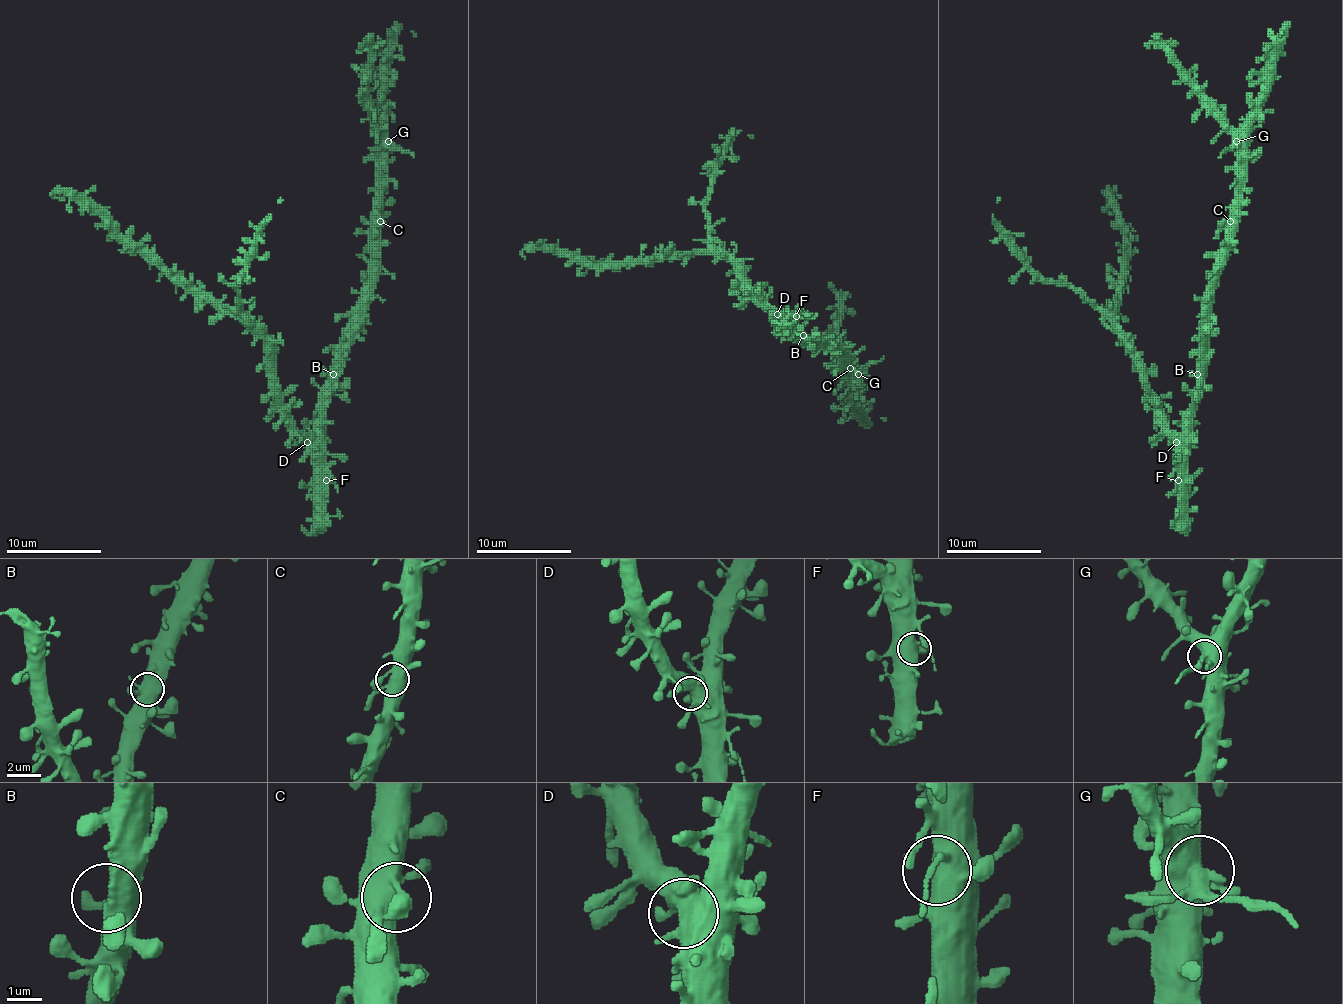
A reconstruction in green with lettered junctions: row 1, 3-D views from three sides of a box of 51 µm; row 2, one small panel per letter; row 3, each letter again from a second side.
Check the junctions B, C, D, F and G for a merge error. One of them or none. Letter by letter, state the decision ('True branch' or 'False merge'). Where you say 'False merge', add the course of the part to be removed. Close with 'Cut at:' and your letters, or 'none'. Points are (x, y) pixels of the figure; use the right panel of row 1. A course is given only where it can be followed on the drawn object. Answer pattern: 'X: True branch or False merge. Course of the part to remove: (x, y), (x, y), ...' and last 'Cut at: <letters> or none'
B: True branch
C: True branch
D: True branch
F: True branch
G: False merge. Course of the part to remove: (1235, 141), (1218, 157)
Cut at: G

